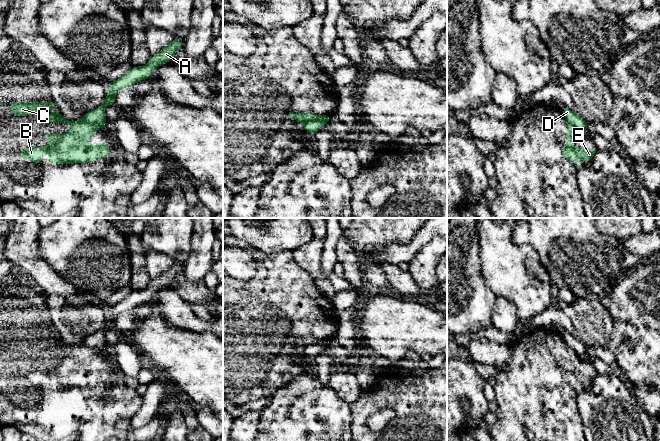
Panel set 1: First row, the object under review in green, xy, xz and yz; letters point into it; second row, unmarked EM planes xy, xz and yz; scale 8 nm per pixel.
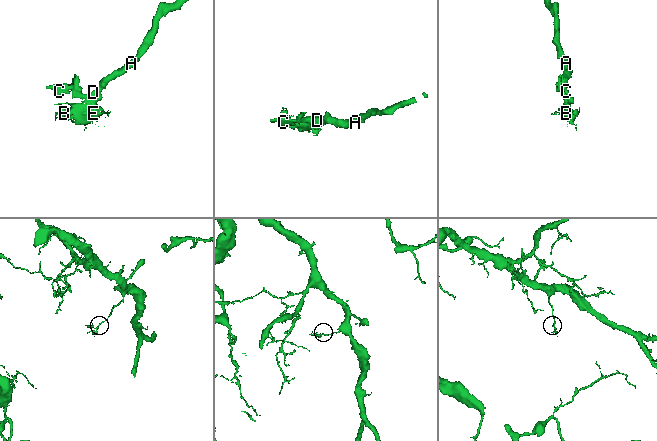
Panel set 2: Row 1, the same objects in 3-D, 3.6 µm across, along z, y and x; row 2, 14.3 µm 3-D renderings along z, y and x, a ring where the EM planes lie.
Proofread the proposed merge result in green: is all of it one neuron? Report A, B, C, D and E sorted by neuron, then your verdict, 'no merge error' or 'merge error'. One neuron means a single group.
A D / B C E | merge error

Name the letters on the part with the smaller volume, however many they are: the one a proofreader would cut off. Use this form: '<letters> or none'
B, C, E

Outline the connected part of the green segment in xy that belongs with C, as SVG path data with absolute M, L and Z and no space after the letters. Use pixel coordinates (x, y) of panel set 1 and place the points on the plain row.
M52 323L46 326L15 326L10 328L9 330L11 332L11 338L13 340L26 340L40 338L41 332L46 329L54 335L58 334Z

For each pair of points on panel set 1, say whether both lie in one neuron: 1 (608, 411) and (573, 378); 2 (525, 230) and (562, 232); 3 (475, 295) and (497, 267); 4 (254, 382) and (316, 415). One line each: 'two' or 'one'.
1: two
2: one
3: two
4: two

